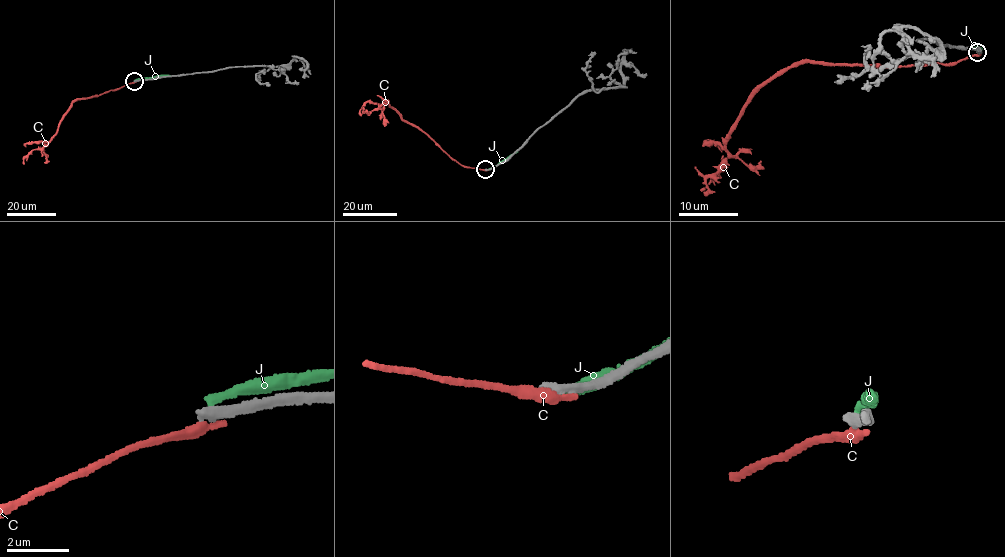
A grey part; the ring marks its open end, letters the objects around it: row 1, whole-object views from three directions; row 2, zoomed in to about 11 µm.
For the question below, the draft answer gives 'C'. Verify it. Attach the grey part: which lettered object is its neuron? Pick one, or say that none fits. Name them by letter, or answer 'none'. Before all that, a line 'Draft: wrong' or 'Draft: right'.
Draft: wrong
none

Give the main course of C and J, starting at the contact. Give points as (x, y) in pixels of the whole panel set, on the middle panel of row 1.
C: (486, 169), (460, 165), (425, 133), (403, 120), (388, 104), (364, 112), (363, 107)
J: (486, 169), (517, 152)

